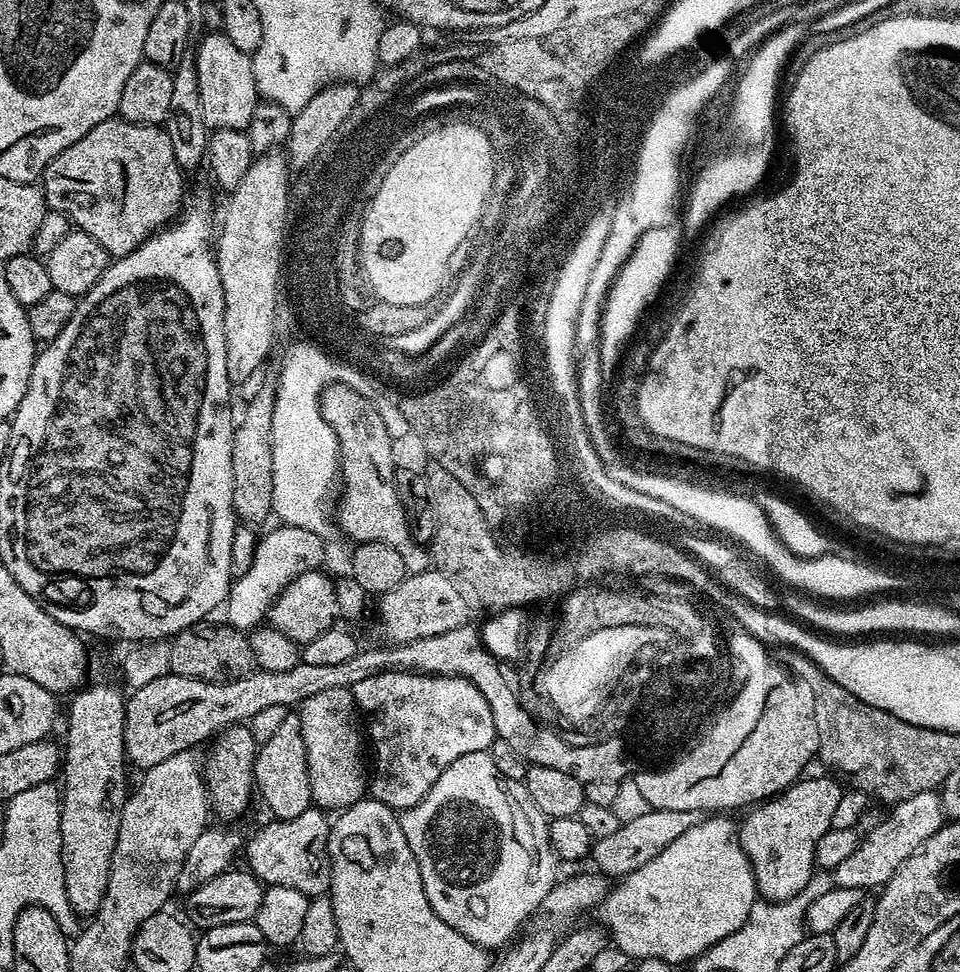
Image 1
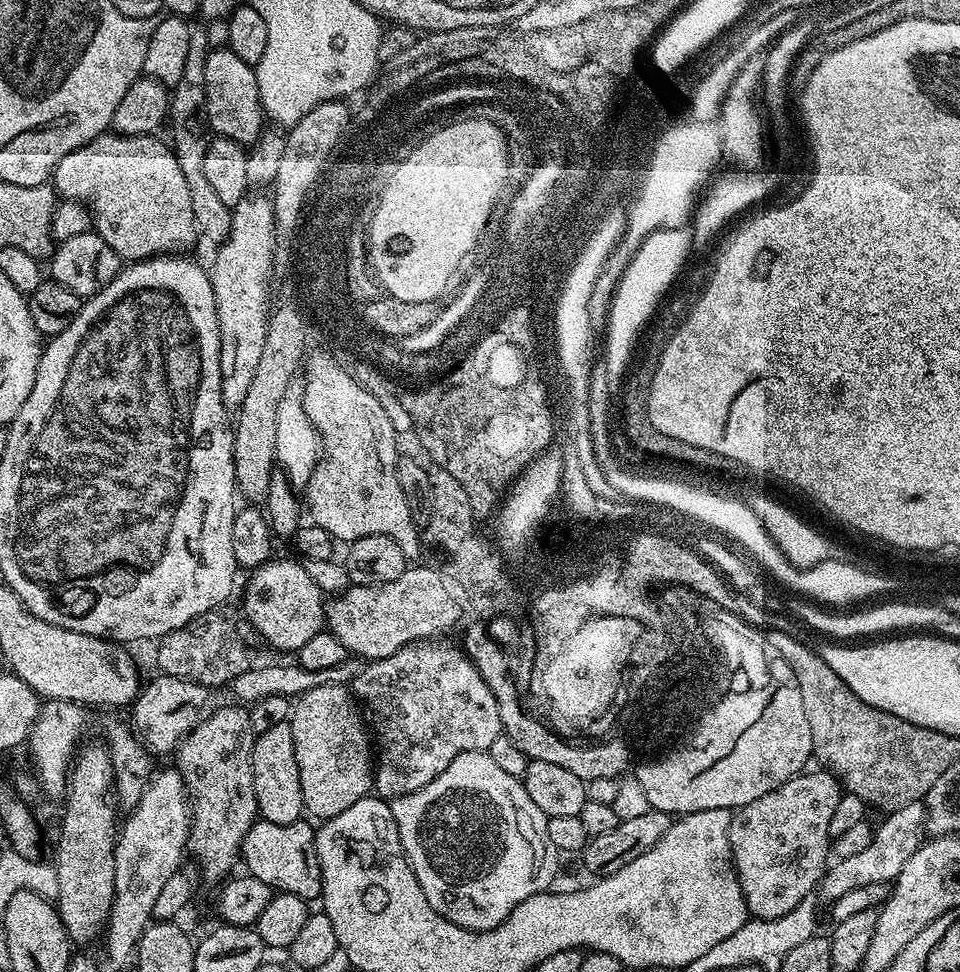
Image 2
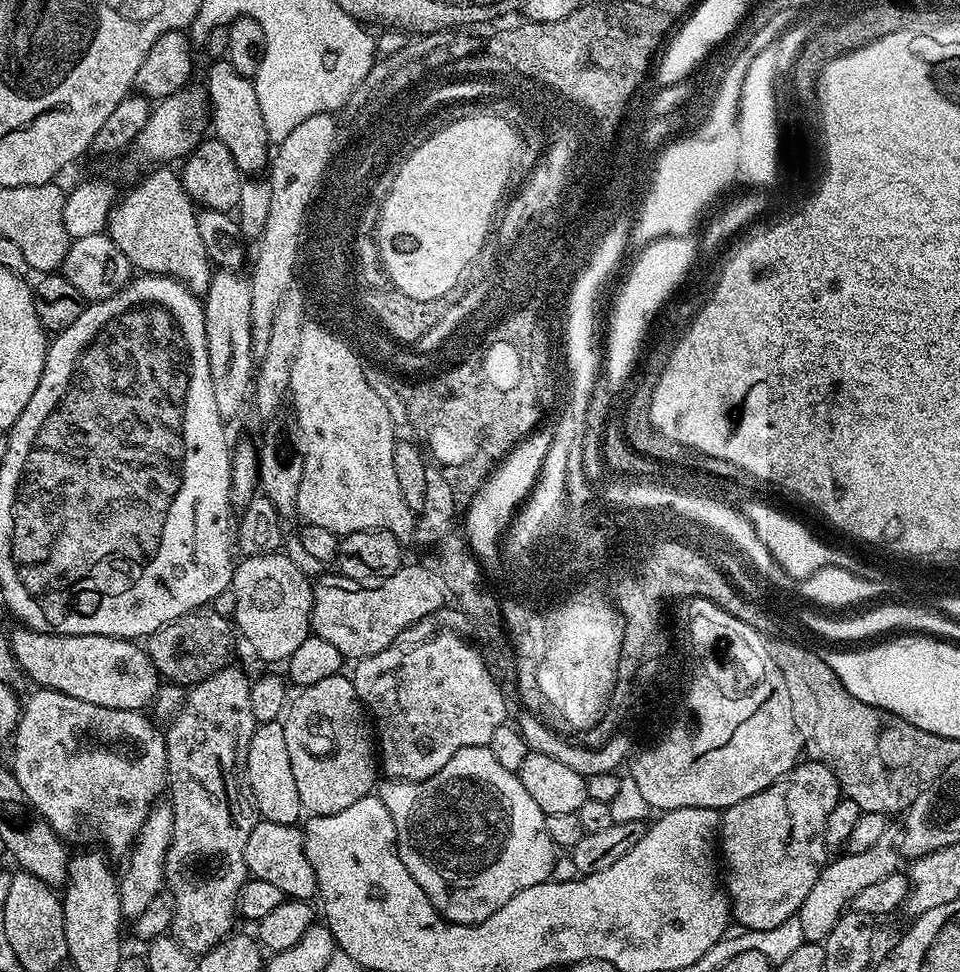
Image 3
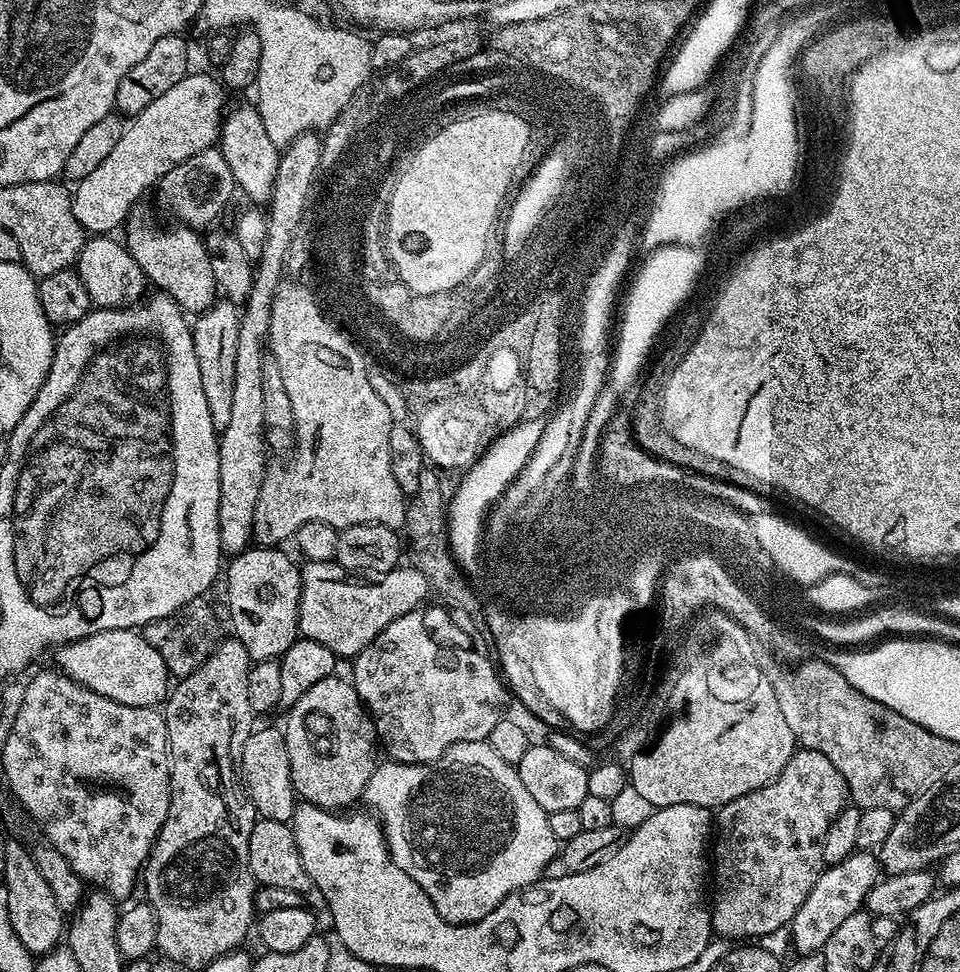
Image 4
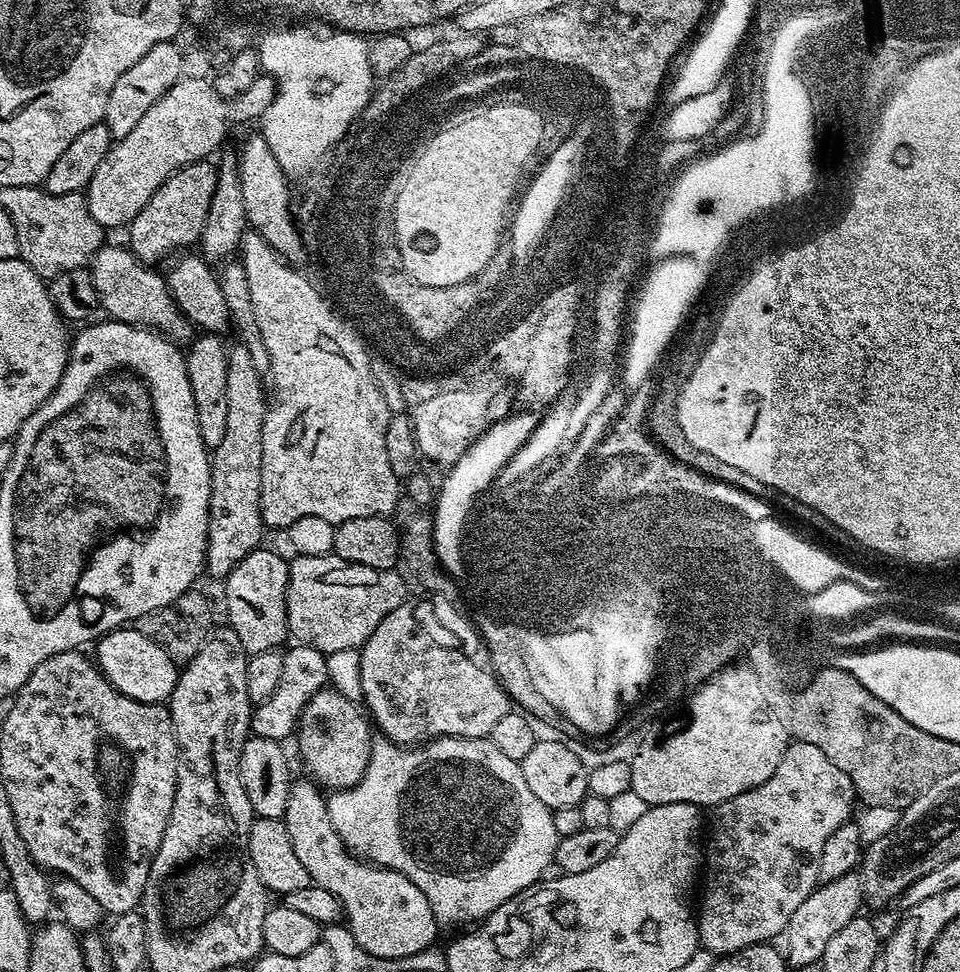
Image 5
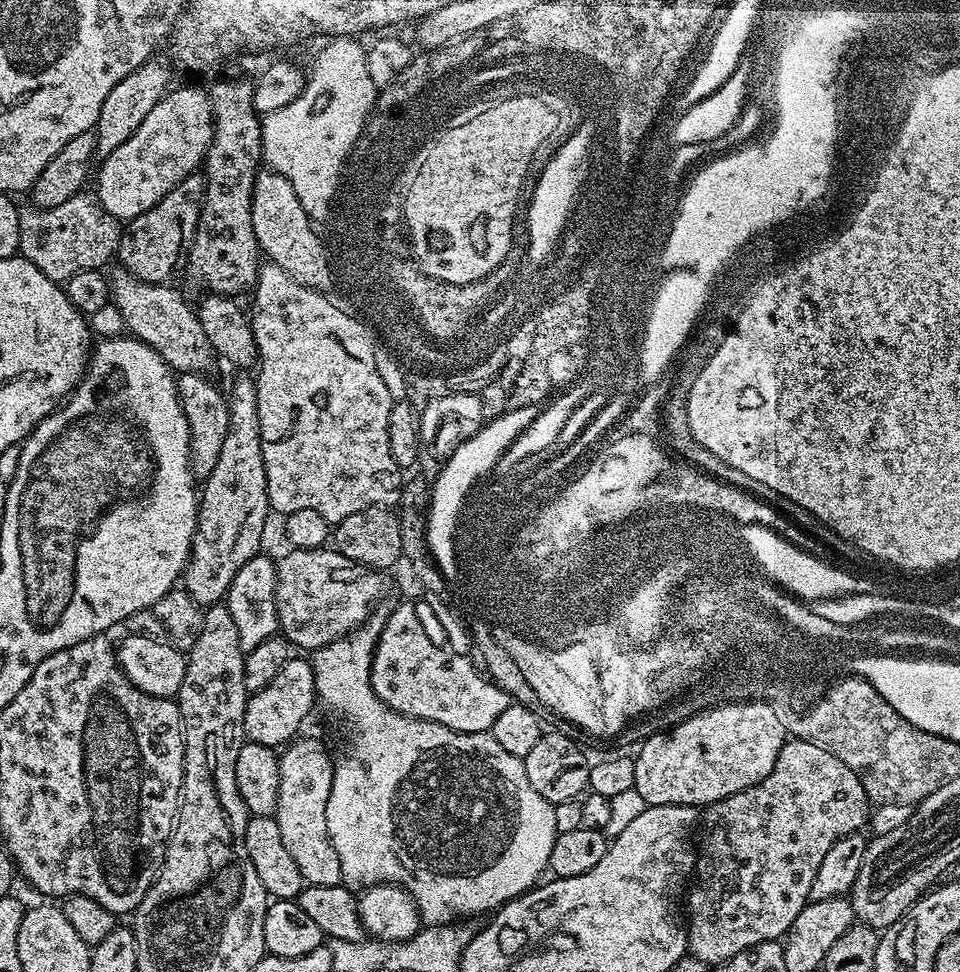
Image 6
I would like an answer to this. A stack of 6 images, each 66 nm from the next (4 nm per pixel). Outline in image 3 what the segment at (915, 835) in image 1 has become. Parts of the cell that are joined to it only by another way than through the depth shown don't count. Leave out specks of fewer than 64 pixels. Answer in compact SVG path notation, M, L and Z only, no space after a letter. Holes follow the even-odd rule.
M886 838L878 842L871 850L865 850L863 854L840 854L835 858L829 859L825 863L822 874L818 874L818 882L814 882L814 887L810 889L810 894L806 894L806 902L802 902L798 919L802 926L802 934L805 941L823 942L834 930L834 922L849 911L851 902L858 898L860 891L865 886L870 886L873 882L879 882L881 878L886 878L886 874L897 871L898 862L901 863L902 857L895 843L891 844L891 839Z

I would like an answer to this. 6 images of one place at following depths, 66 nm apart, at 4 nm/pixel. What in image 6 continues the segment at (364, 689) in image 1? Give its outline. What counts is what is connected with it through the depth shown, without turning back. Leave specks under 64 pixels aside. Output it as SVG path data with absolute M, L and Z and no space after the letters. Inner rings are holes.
M407 602L398 605L384 621L384 629L372 659L372 685L380 701L404 716L438 722L459 732L487 732L494 726L494 722L498 722L498 714L506 710L510 698L470 661L468 656L454 653L447 646L430 642L429 635L422 630L422 625L418 622L414 603Z

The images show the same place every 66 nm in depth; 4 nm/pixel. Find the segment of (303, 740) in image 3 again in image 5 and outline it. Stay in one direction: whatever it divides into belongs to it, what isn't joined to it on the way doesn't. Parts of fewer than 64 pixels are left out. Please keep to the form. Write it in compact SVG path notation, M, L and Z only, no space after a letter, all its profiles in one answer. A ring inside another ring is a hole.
M325 688L307 703L300 716L296 739L302 760L313 781L325 789L352 788L361 780L369 764L374 743L373 727L363 709L355 704L351 697L336 689Z

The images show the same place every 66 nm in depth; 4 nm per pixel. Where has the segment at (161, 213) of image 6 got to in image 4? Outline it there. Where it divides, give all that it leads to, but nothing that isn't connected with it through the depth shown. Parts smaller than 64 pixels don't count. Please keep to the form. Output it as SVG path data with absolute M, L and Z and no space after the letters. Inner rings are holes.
M216 146L194 154L194 158L186 158L186 162L178 162L158 183L161 206L170 215L177 216L181 225L197 230L208 230L215 225L212 223L223 214L224 207L232 200L232 191L235 193L237 188L234 174L230 174L230 166Z

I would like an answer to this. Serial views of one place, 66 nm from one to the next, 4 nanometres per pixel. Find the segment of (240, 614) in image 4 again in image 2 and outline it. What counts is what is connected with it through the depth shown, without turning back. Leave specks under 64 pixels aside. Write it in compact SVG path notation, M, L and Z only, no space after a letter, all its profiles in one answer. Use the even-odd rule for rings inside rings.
M277 558L269 559L268 563L260 565L251 573L252 576L248 580L248 585L244 588L244 612L242 612L243 619L248 620L252 624L253 630L261 641L265 640L272 648L277 648L280 652L292 652L292 654L299 653L302 646L306 646L306 642L310 642L310 638L314 638L314 634L325 631L326 621L324 619L324 609L326 607L325 593L320 591L318 585L314 582L314 578L310 578L310 574L306 574L303 563L297 562L295 564L292 560L276 560Z

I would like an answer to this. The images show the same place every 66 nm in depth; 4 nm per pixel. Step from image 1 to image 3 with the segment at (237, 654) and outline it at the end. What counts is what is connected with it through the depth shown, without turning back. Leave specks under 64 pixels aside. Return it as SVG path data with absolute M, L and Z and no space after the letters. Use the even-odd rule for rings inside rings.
M205 606L187 612L182 618L168 623L146 640L146 651L155 664L156 671L169 683L186 688L204 681L210 674L227 667L234 646L234 630L228 621L213 607Z

